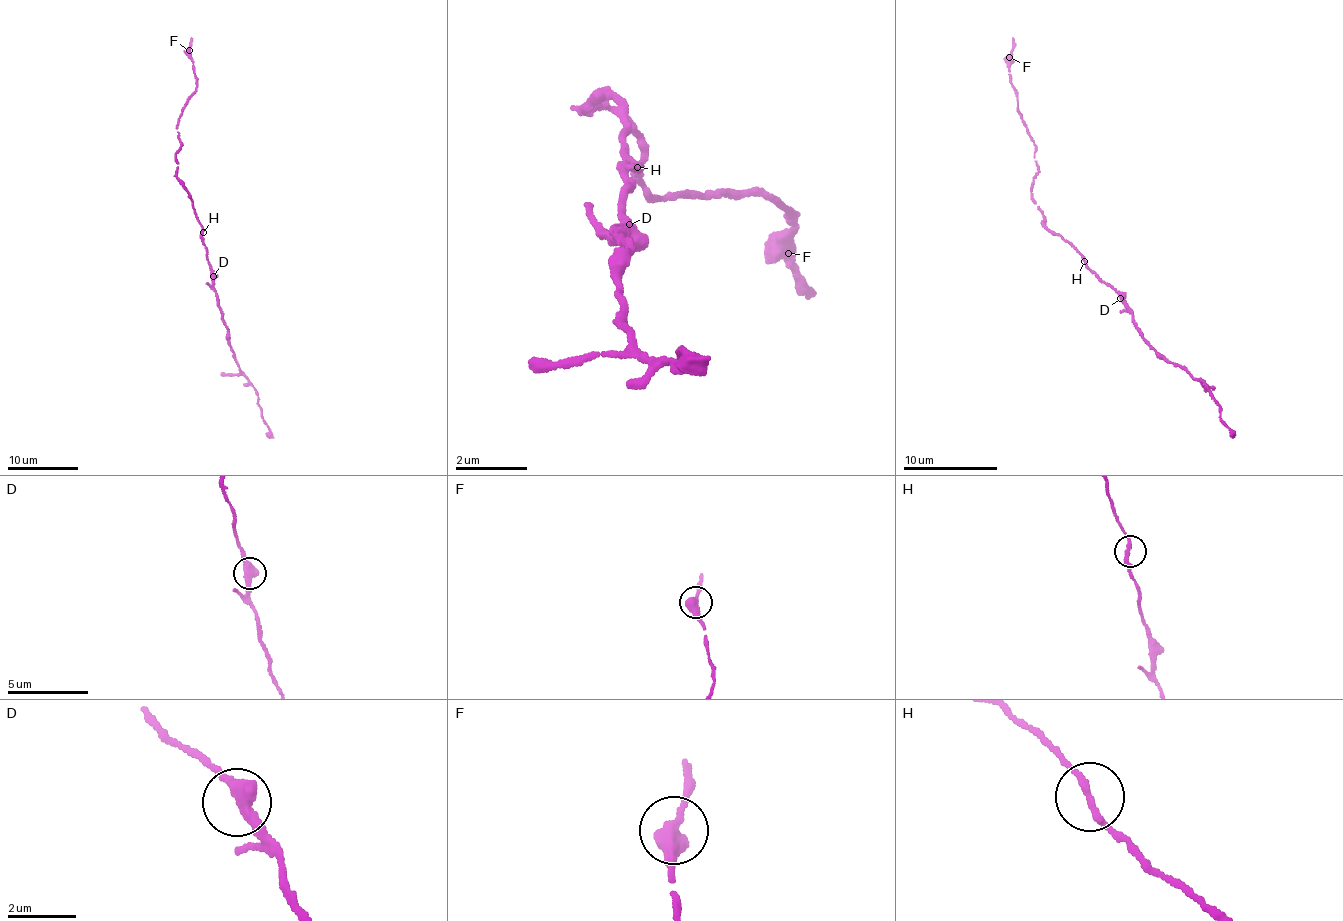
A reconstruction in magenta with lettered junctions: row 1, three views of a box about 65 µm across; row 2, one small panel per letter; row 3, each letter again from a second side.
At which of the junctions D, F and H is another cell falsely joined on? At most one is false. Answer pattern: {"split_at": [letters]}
{"split_at": []}

